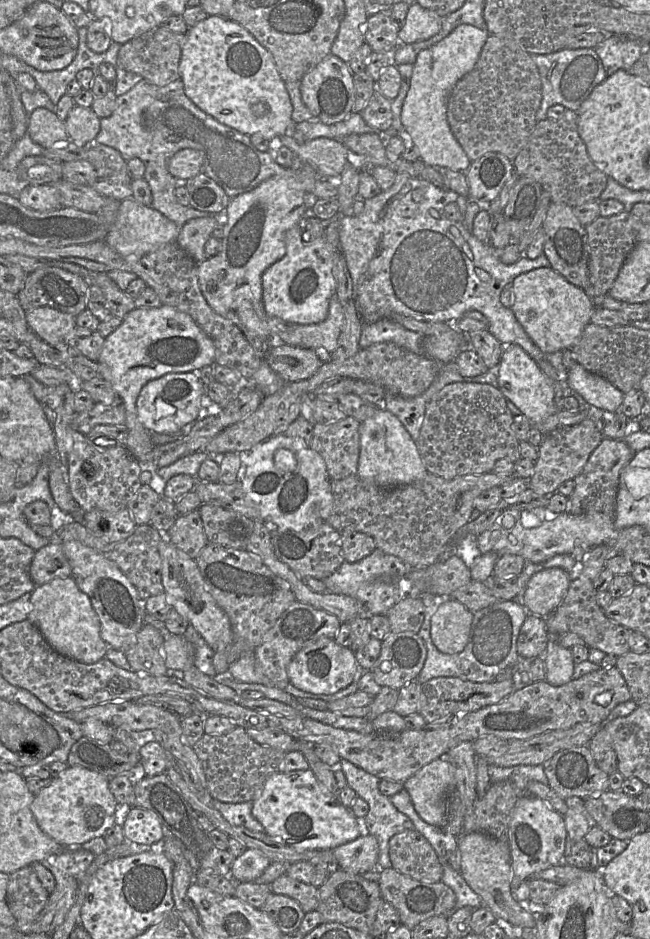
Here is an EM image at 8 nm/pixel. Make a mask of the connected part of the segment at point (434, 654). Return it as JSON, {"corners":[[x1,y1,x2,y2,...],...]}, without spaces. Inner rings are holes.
{"corners":[[558,554,540,563,527,562,519,577,519,592,515,600,497,601,494,604,473,613,473,621,469,641,458,654,444,654,440,652,431,639,431,618,441,602,441,597,421,591,419,597,424,605,425,614,423,624,418,635,423,639,427,656,416,682,423,683,436,677,458,677,464,681,491,682,494,681,501,670,514,664,519,659,517,653,517,639,520,629,528,615,532,615,524,608,524,593,530,578,548,568,559,567,568,572,571,581,579,578,582,573,582,562,577,561,571,554]]}

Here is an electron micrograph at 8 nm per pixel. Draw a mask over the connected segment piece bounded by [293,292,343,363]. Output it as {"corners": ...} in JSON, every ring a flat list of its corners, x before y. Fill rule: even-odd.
{"corners":[[335,292,330,298,328,315,324,321,311,325,293,325,293,331,299,334,300,347,314,350,324,363,331,360,331,353,337,348,342,325,343,311]]}

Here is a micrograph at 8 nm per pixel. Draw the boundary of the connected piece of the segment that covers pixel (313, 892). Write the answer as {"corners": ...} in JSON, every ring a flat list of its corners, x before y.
{"corners":[[283,874,270,884,275,894,287,895,295,899,304,913,313,911,318,905,318,888,310,883,303,883]]}

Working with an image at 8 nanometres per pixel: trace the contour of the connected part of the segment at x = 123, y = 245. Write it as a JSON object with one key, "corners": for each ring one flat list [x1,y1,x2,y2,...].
{"corners":[[132,197,121,201,115,223,110,227,105,242,127,261,137,261,159,247,175,242,180,228,159,211,146,207]]}

